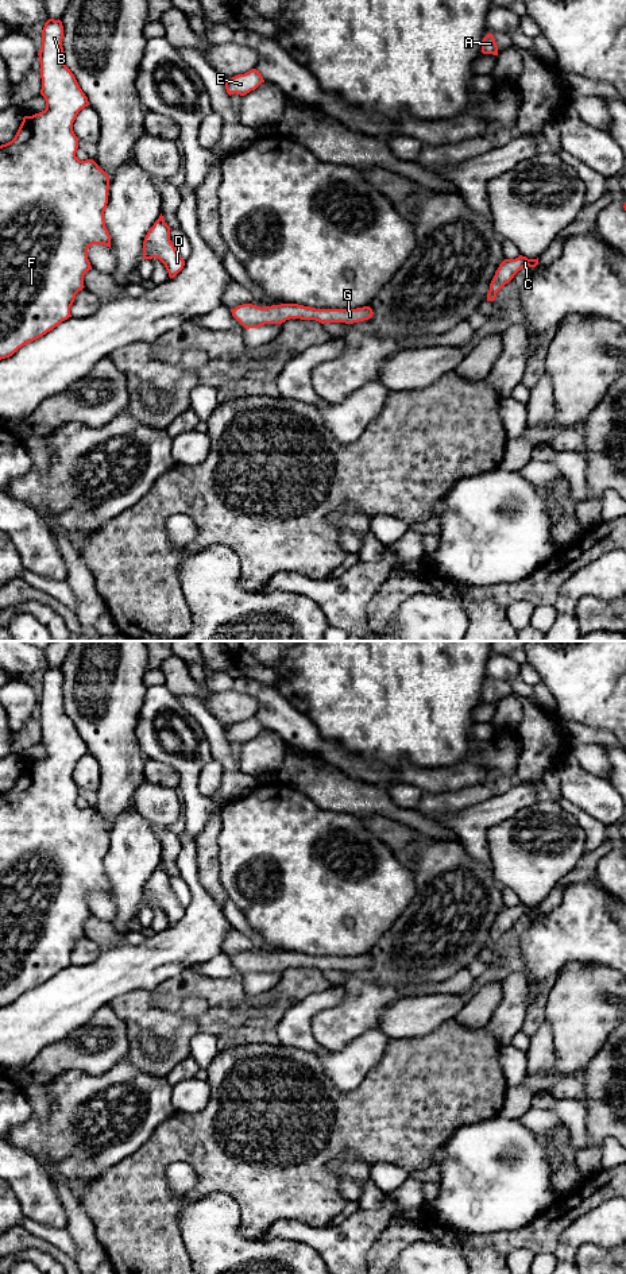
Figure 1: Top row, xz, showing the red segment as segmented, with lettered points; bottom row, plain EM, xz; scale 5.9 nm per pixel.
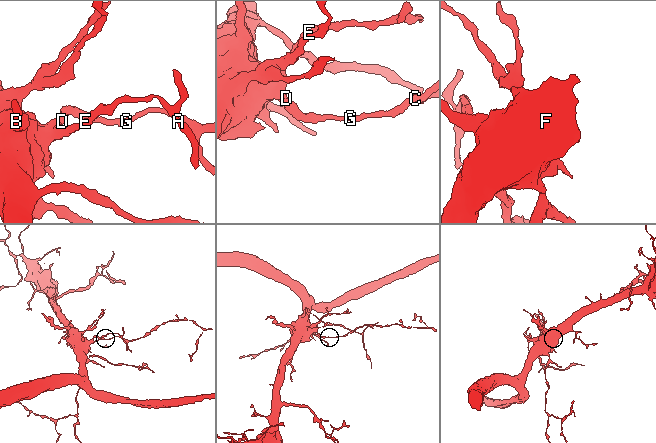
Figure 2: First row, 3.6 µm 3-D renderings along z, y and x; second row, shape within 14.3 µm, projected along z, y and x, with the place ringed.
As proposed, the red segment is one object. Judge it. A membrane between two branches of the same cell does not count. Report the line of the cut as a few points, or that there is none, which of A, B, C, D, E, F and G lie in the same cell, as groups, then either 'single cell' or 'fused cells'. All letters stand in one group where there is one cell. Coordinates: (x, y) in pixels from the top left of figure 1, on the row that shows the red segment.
cut none; groups A B C D E F G; single cell

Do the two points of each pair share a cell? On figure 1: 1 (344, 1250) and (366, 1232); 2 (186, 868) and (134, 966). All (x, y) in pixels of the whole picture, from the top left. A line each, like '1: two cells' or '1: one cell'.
1: one cell
2: one cell

